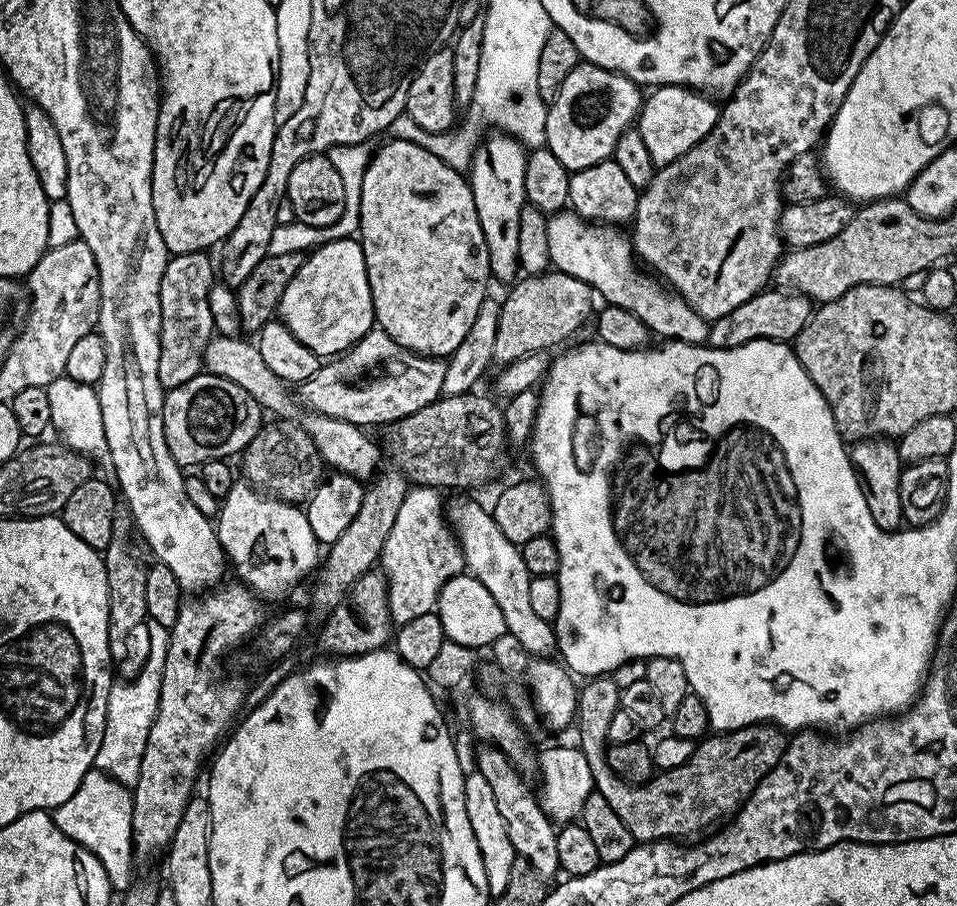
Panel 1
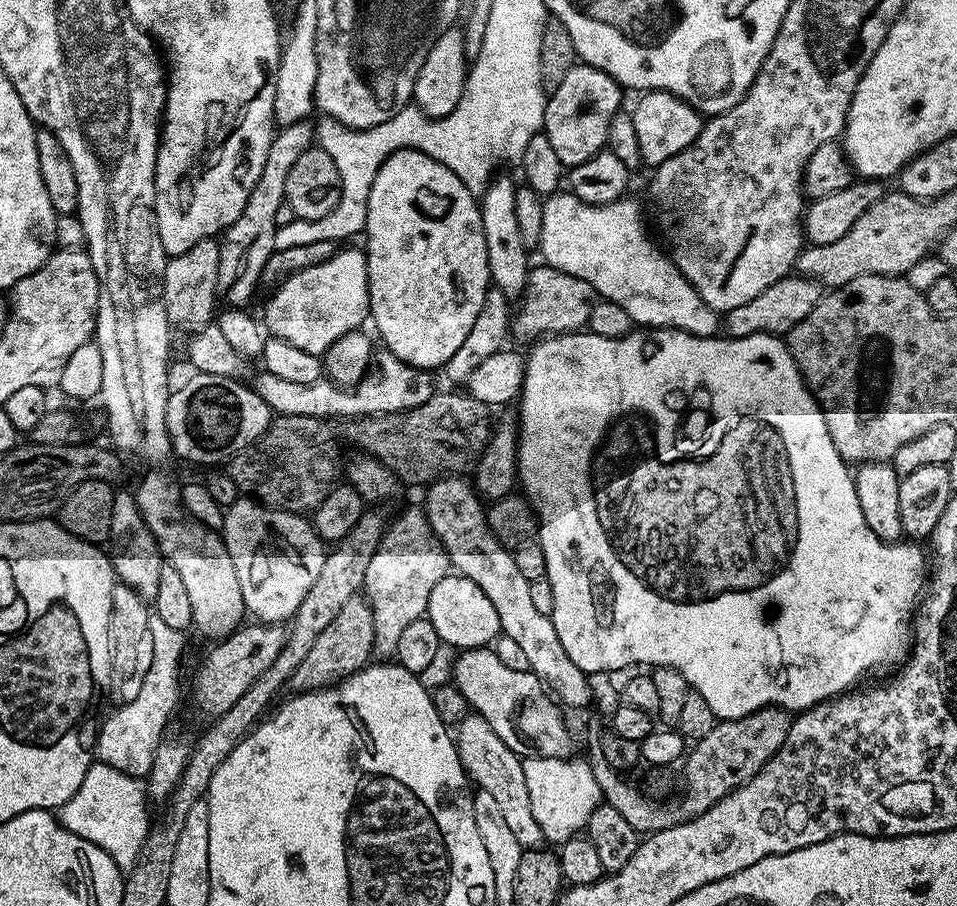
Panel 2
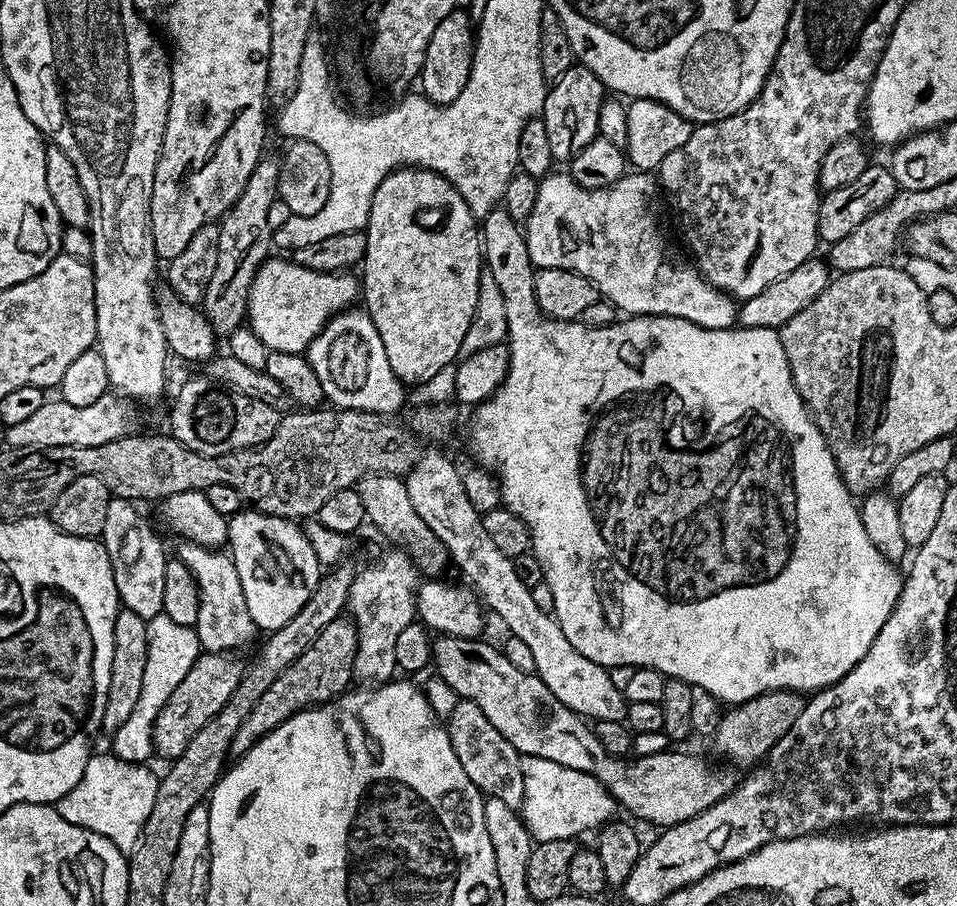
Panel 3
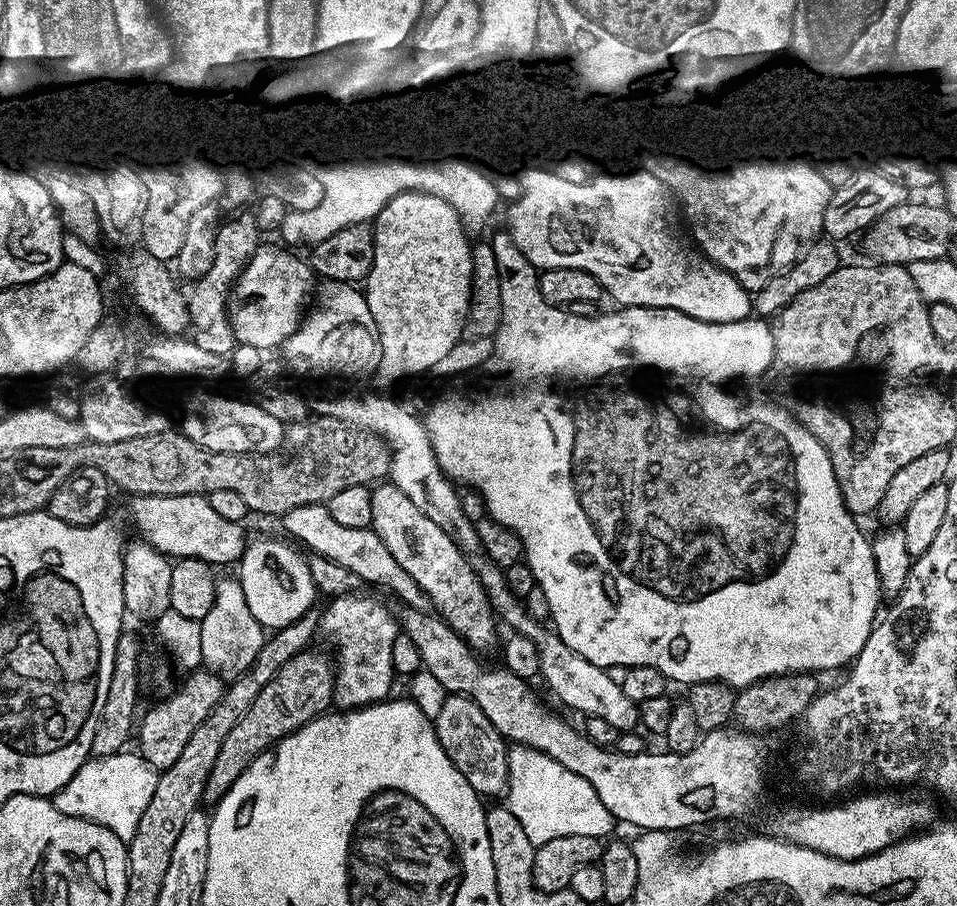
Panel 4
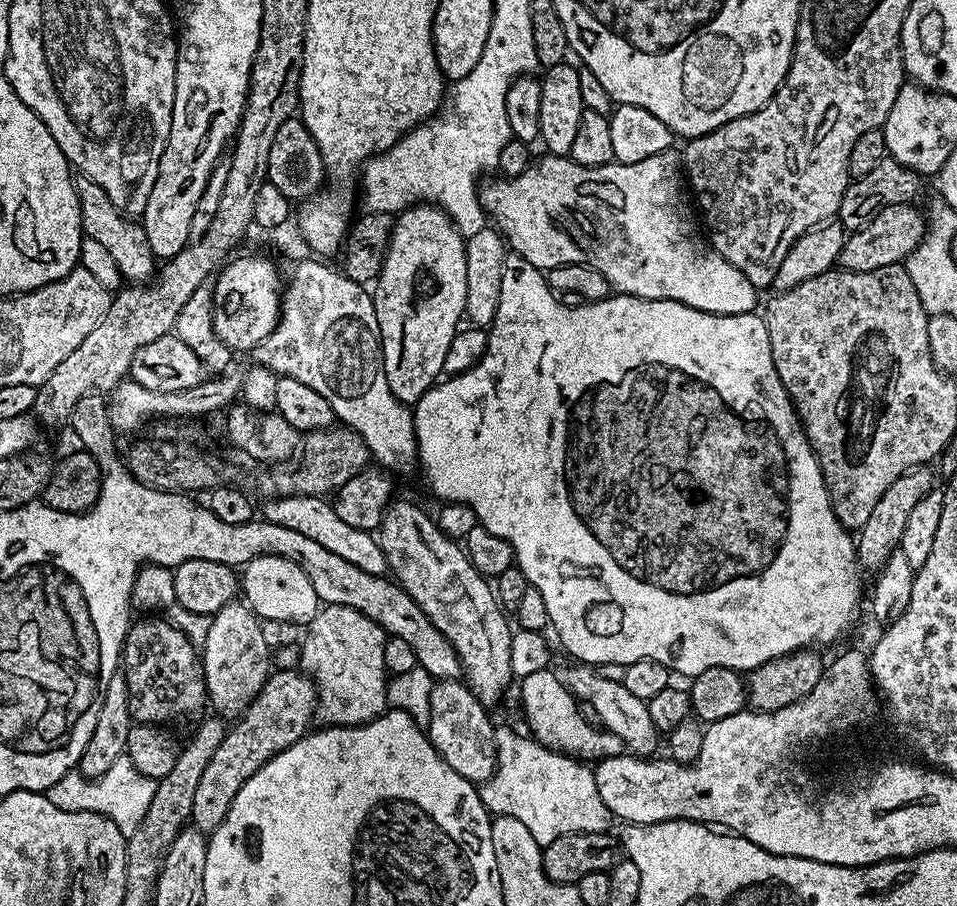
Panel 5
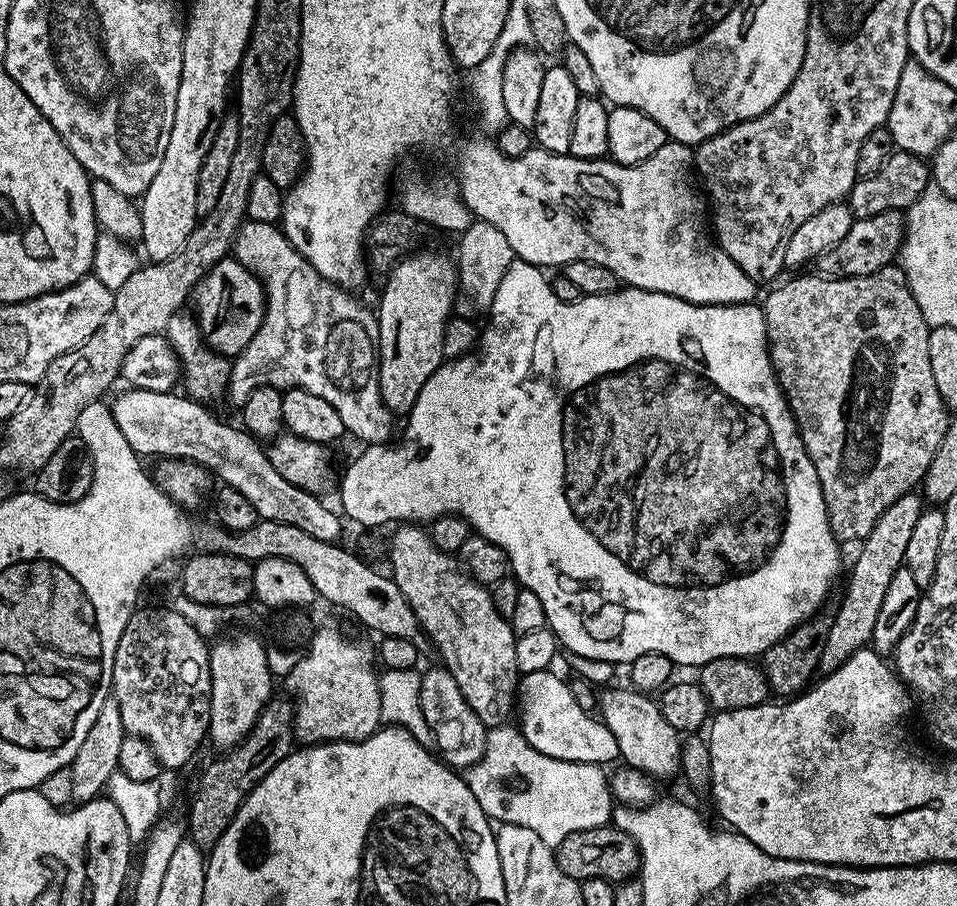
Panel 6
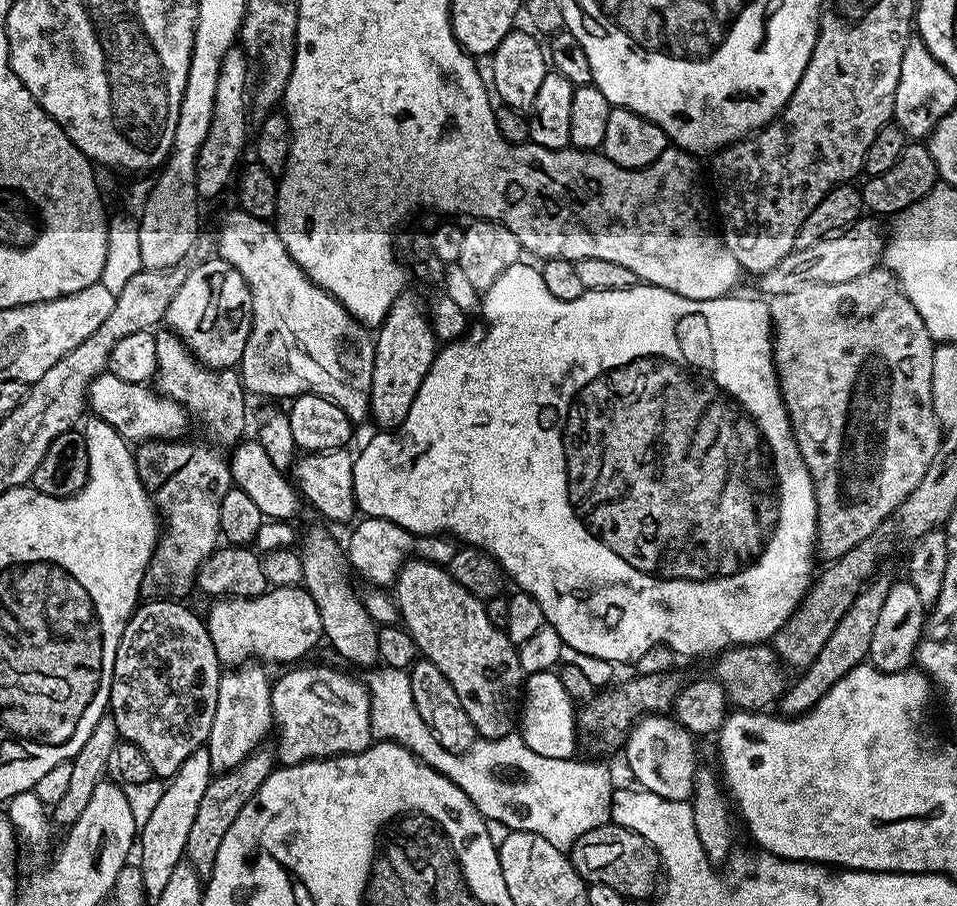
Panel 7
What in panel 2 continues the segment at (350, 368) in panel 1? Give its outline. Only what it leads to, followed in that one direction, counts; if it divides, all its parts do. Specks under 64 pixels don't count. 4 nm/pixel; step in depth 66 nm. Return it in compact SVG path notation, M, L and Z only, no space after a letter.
M387 350L375 353L374 367L370 375L367 375L355 388L341 388L339 384L333 384L327 378L315 380L312 384L303 384L278 378L278 374L273 372L263 370L257 372L257 376L250 380L250 387L258 394L258 398L262 398L262 402L266 402L266 406L271 408L273 413L282 416L319 416L321 418L383 416L385 412L405 412L422 406L422 402L426 402L434 395L431 371L410 366Z

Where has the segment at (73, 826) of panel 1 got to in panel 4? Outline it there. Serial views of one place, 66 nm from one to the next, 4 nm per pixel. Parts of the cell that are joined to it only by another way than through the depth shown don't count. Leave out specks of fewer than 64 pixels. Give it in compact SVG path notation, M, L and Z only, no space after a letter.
M136 750L89 758L76 771L74 778L70 778L66 786L54 793L50 804L67 816L106 826L111 832L118 834L122 842L127 842L134 838L138 821L141 820L146 806L150 806L150 798L154 794L154 786L158 786L159 777L160 772L148 764Z

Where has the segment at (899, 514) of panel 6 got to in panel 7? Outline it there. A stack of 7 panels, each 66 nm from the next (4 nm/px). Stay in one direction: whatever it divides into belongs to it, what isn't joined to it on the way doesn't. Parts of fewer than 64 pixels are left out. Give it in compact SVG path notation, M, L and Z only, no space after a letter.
M877 574L864 585L863 590L854 598L850 610L842 614L842 622L834 626L834 634L830 634L830 639L826 641L826 646L818 654L818 658L809 668L803 669L796 681L791 681L790 687L778 701L778 708L785 717L801 716L809 708L813 708L824 695L854 666L865 663L868 660L870 650L870 638L874 634L874 625L878 623L878 613L882 611L882 602L886 602L886 594L890 586L894 583L893 577Z

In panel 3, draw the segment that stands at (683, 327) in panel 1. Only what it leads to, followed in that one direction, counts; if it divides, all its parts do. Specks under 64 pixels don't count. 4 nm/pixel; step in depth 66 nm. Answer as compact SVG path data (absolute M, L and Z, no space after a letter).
M559 170L553 171L539 181L534 210L530 210L522 228L533 265L582 274L604 300L628 316L677 316L710 330L733 327L738 320L737 301L715 288L695 263L668 241L660 225L660 196L662 200L657 177L639 170L605 188L583 188L572 180L571 175L564 173L563 176Z

